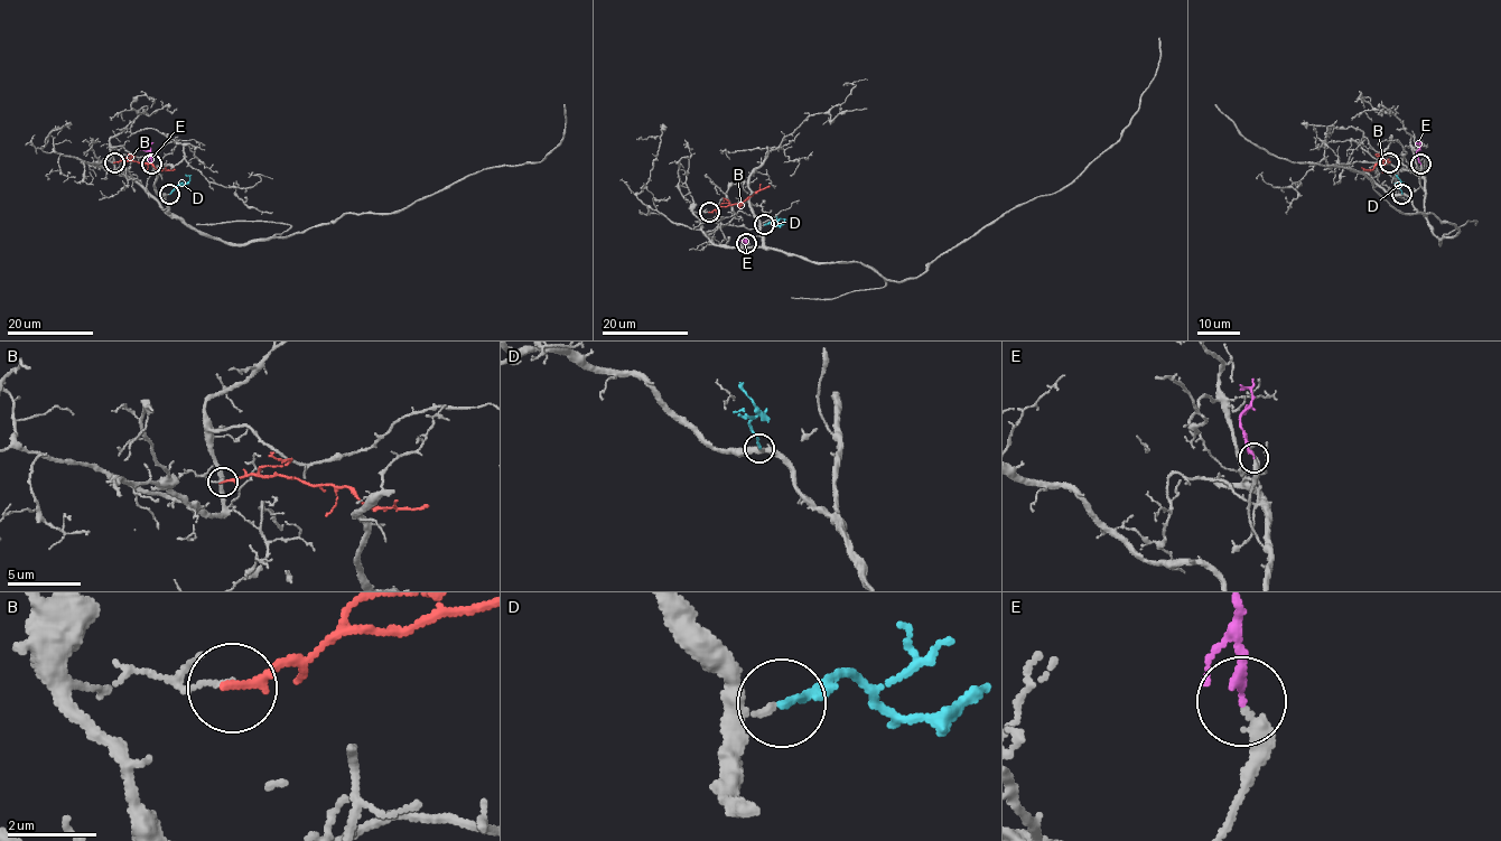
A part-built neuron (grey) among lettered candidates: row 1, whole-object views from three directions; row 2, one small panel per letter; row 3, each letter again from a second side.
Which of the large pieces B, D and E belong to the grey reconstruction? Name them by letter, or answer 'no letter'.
D, E

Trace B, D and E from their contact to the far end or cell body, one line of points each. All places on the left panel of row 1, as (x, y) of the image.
B: (114, 162), (126, 160), (147, 162), (157, 169), (175, 169)
D: (170, 194), (179, 184), (186, 184), (189, 178), (185, 175)
E: (151, 164), (150, 152), (141, 150)

